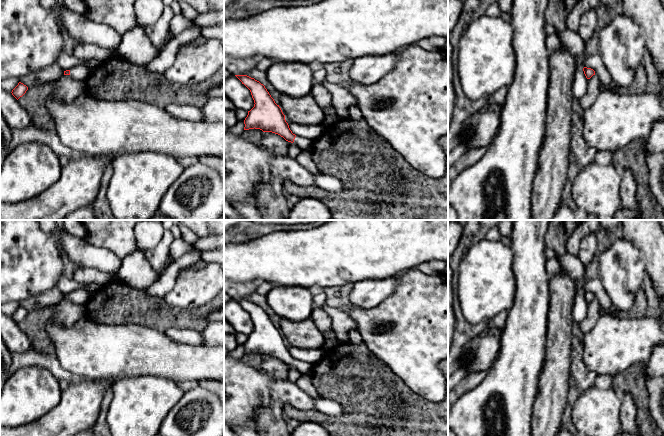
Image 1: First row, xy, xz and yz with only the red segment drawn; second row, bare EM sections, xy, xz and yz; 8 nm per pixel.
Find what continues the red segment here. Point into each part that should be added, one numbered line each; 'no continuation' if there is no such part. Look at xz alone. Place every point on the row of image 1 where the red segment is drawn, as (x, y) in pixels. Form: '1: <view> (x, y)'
1: xz (304, 144)

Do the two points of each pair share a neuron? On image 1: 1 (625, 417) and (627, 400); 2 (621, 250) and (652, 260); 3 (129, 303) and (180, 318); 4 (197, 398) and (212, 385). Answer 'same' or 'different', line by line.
1: same
2: different
3: same
4: different

